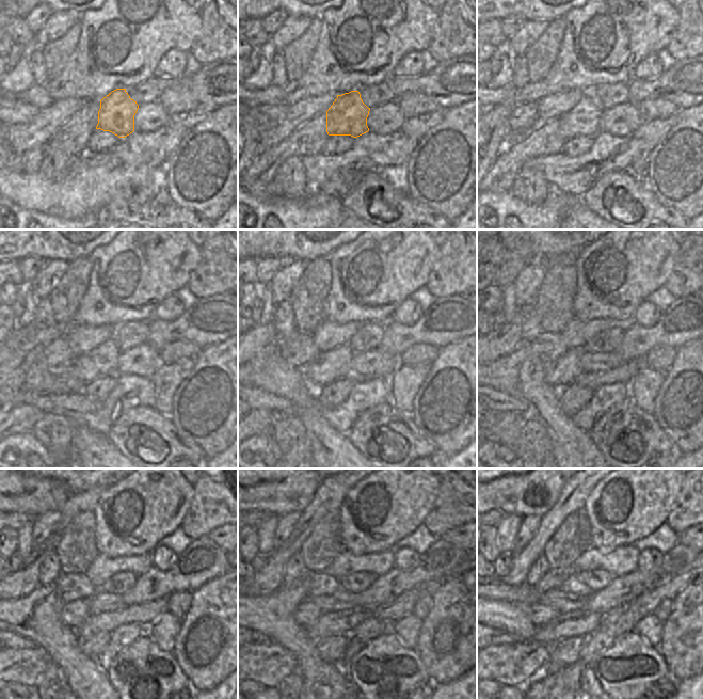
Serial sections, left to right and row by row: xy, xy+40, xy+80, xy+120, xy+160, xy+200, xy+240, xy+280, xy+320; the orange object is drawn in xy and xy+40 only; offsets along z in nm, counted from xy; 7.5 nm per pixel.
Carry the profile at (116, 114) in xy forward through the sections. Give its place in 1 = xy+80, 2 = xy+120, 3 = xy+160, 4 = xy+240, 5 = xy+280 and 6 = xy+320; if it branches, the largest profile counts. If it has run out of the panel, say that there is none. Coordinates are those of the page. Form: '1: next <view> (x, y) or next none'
1: next xy+80 (584, 120)
2: next xy+120 (101, 361)
3: next xy+160 (326, 367)
4: next xy+240 (74, 614)
5: next xy+280 (307, 613)
6: next xy+320 (540, 614)

